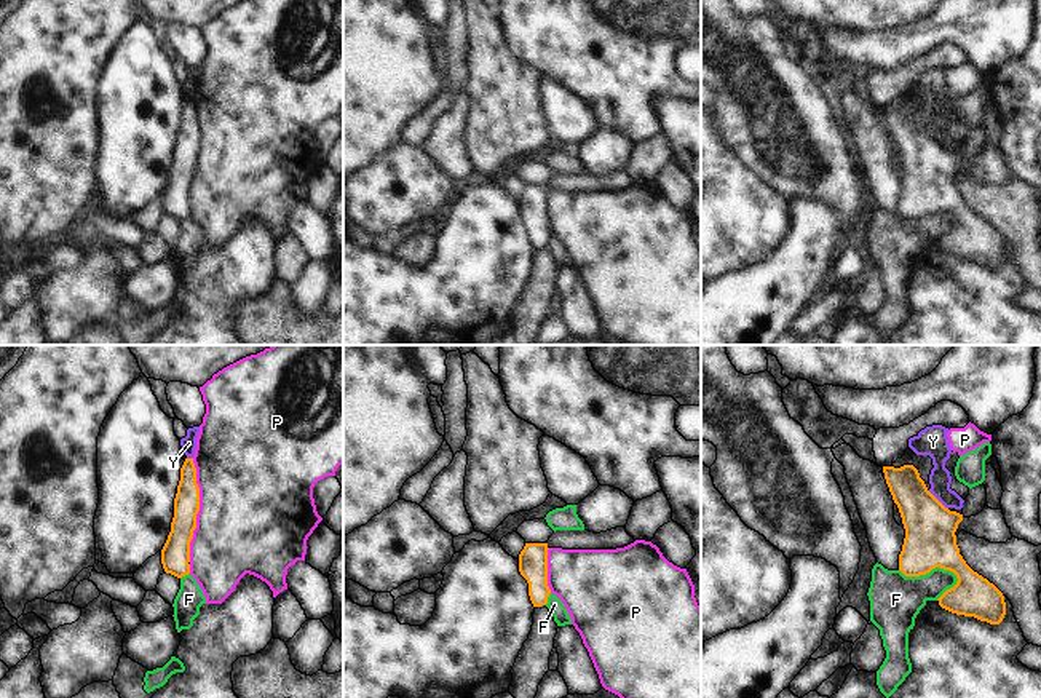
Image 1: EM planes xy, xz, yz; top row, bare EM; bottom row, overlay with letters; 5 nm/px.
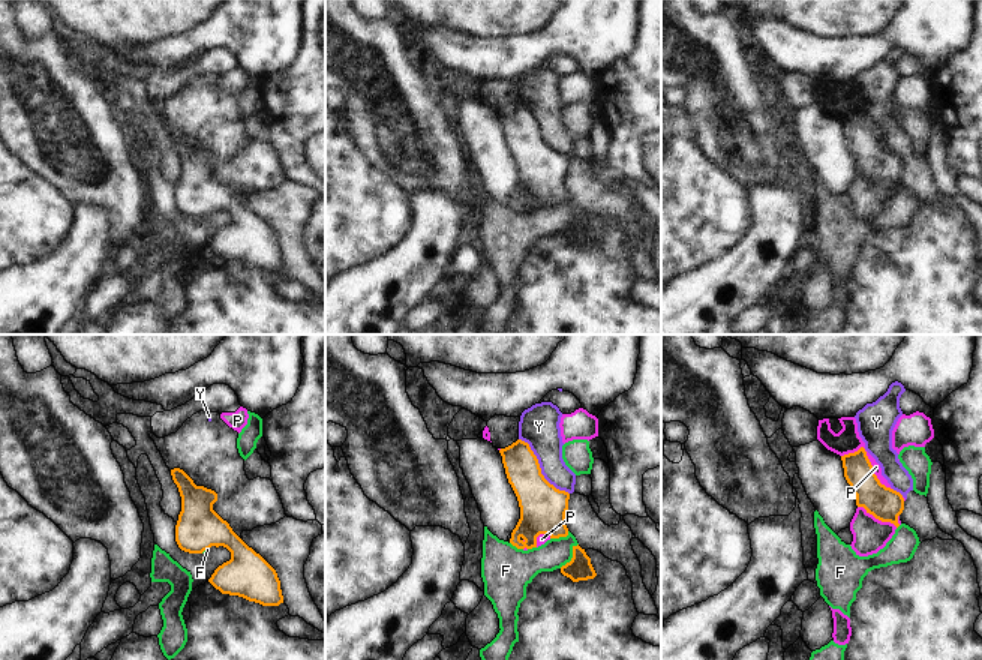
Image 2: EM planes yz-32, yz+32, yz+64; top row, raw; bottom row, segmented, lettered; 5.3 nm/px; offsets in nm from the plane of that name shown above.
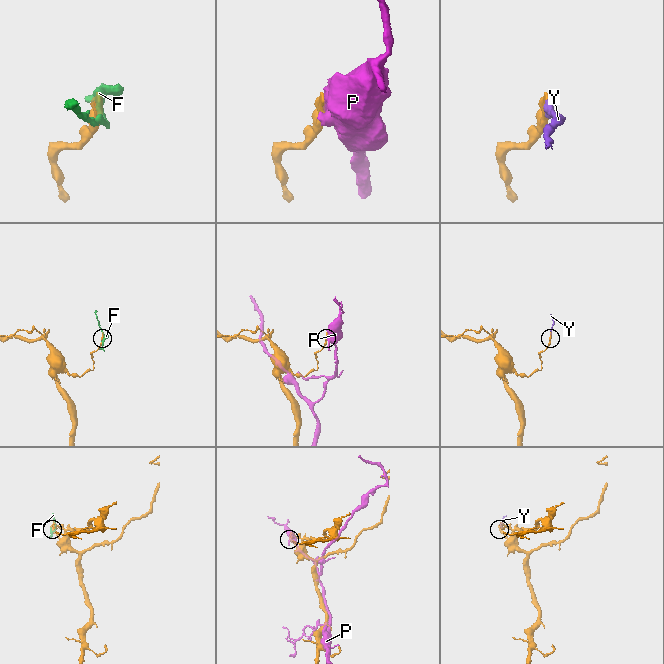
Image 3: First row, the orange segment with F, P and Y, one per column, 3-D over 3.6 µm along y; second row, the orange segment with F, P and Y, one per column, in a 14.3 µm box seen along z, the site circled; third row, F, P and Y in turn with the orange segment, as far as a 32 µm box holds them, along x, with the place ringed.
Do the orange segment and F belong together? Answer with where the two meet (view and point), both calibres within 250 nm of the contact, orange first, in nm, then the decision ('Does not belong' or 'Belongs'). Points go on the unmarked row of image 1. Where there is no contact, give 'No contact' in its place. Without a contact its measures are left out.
Touches orange at yz (930, 213). Thickness 260 nm (orange) against 260 nm. Does not belong.

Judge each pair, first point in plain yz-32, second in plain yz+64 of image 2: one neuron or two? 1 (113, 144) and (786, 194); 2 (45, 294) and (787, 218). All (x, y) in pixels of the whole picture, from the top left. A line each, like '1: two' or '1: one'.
1: two
2: one

